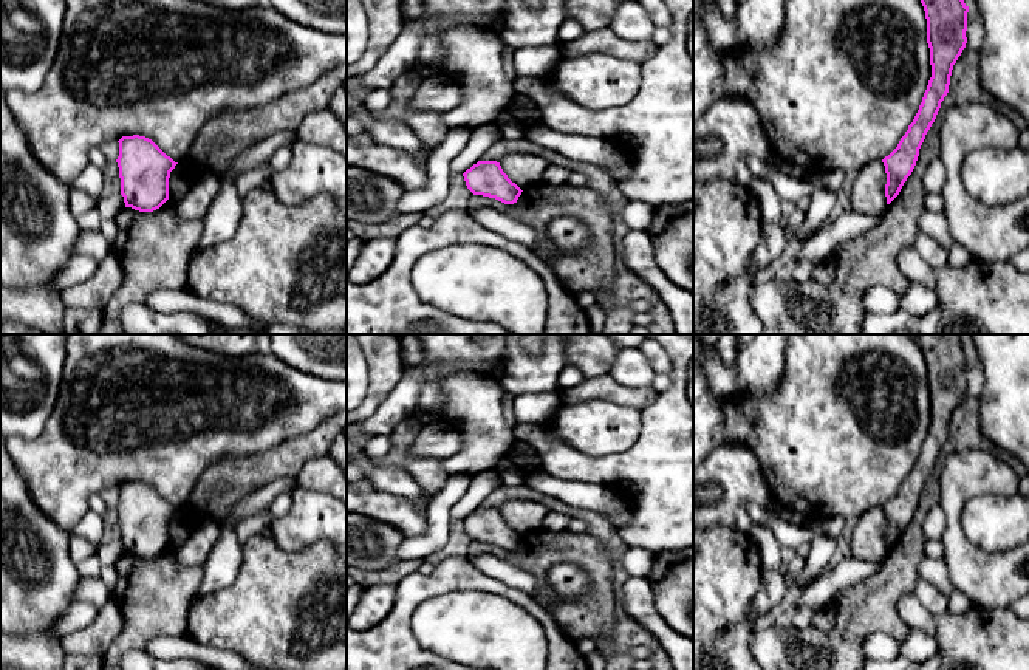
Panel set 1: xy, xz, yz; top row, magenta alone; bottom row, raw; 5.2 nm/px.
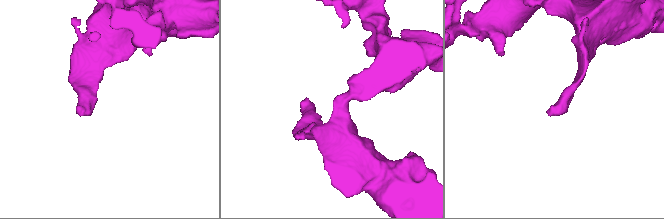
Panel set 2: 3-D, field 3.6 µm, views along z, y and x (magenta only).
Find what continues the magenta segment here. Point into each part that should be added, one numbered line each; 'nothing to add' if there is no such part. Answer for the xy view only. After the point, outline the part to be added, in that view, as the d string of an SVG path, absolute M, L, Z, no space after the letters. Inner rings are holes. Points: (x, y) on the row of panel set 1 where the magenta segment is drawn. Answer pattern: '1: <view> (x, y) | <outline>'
nothing to add

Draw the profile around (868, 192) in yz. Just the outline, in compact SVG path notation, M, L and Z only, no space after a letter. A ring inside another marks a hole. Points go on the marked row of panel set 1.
M882 159L871 161L859 170L851 192L854 212L874 214L887 206L885 197L887 173Z

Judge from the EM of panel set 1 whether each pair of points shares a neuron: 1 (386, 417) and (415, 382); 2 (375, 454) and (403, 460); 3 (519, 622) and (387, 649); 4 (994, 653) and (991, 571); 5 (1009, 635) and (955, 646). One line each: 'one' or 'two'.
1: one
2: two
3: two
4: two
5: one

